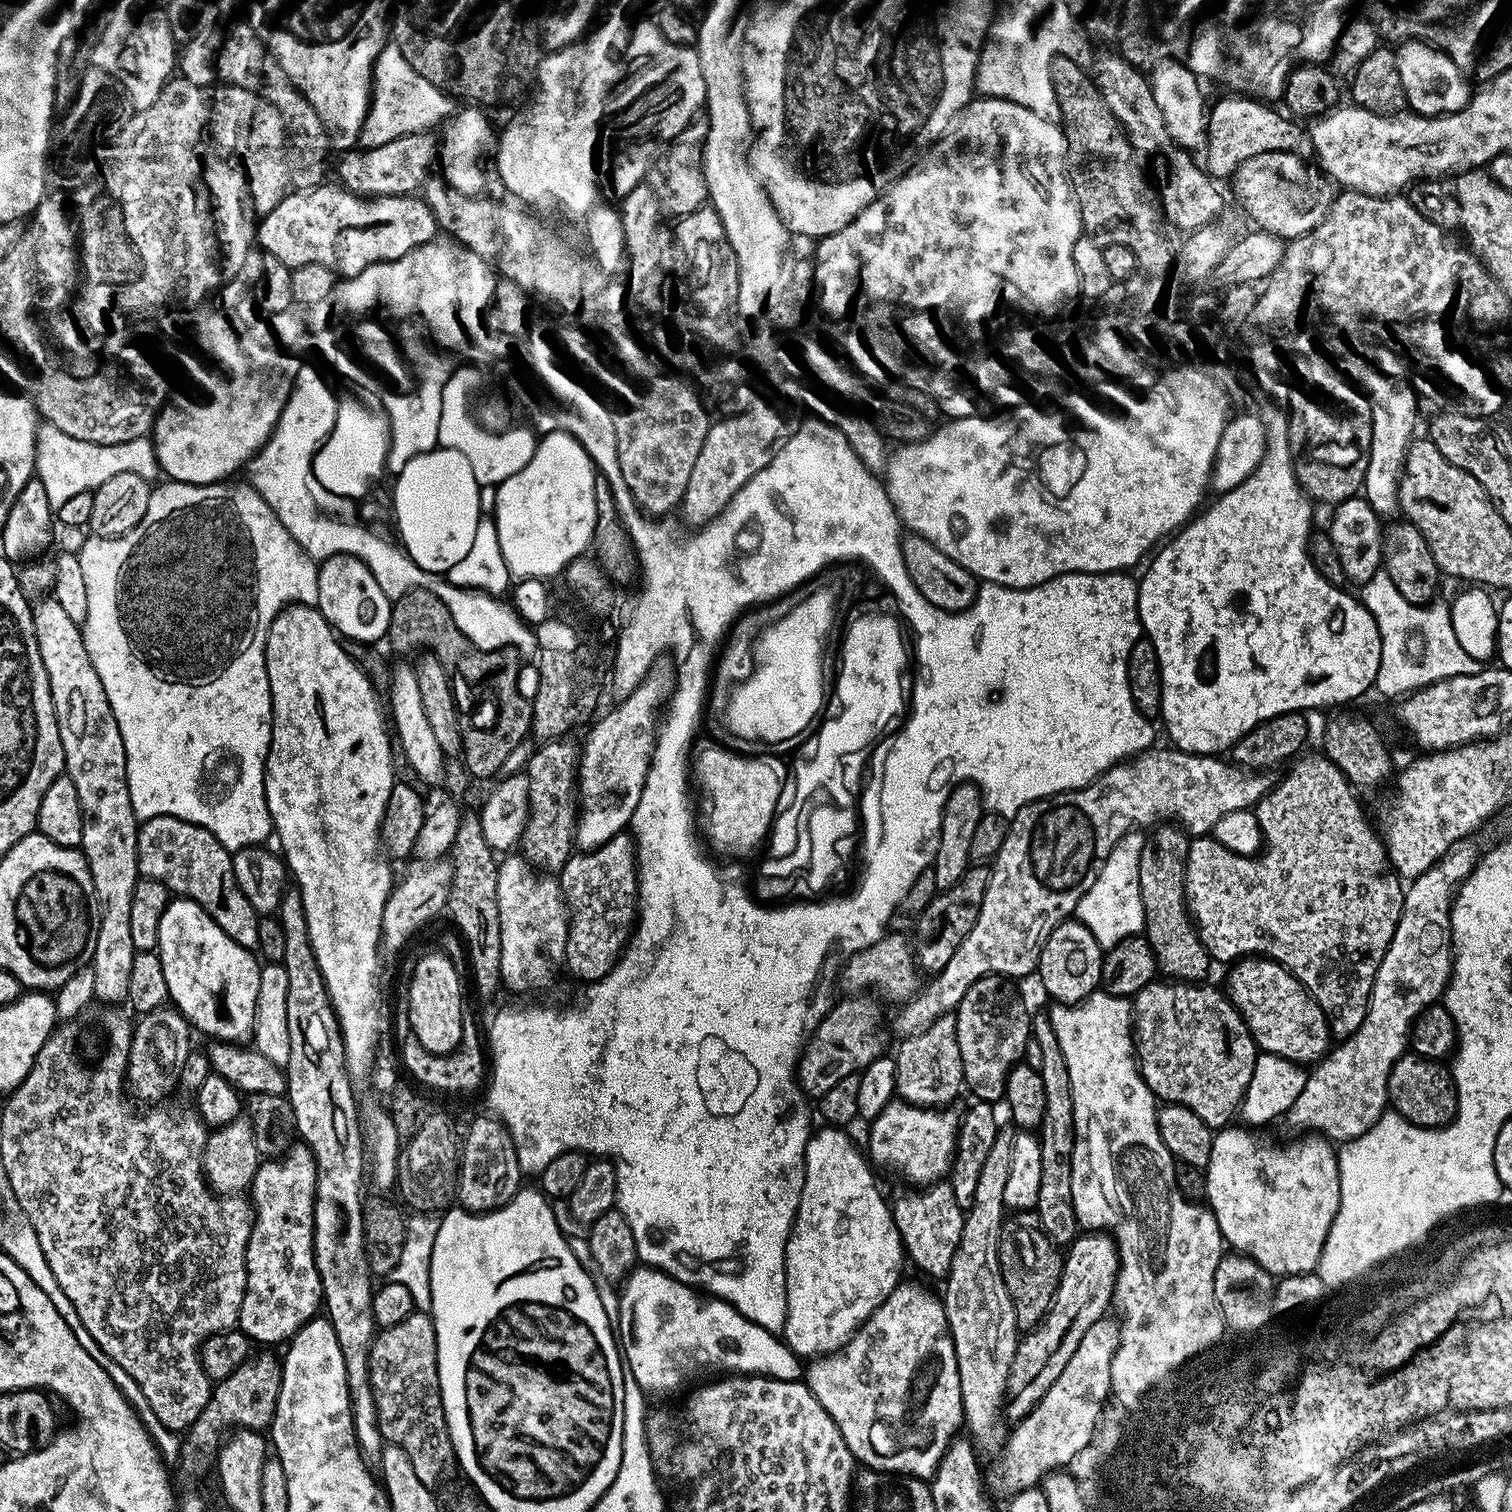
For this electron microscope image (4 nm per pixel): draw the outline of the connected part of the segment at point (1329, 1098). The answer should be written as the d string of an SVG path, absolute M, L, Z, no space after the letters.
M1472 838L1458 841L1438 863L1426 870L1426 874L1422 874L1405 887L1404 905L1398 918L1398 926L1394 930L1394 938L1382 958L1382 966L1378 966L1374 974L1374 986L1366 1018L1362 1018L1362 1026L1358 1026L1358 1030L1350 1039L1337 1043L1328 1055L1309 1071L1306 1086L1302 1086L1302 1094L1298 1094L1298 1102L1294 1102L1294 1106L1286 1114L1286 1121L1288 1120L1290 1127L1311 1130L1333 1142L1347 1142L1366 1134L1370 1126L1374 1126L1374 1122L1378 1122L1378 1118L1389 1107L1390 1070L1409 1047L1412 1024L1418 1018L1418 1014L1422 1014L1422 1010L1426 1010L1443 997L1448 981L1452 979L1452 901L1456 898L1457 888L1473 872L1477 860L1482 855L1482 848L1479 848L1476 842Z

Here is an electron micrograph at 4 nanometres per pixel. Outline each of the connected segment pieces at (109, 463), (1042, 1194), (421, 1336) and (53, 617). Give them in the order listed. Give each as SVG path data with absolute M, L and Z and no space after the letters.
M41 423L36 430L36 466L35 479L42 482L46 498L53 510L60 508L66 498L72 498L79 492L92 492L102 482L114 478L114 474L138 474L138 478L152 482L161 475L160 463L156 460L156 449L148 436L114 446L102 446L94 442L82 442L62 434L58 426Z
M1038 1014L1032 1016L1032 1039L1036 1040L1039 1049L1042 1050L1042 1064L1039 1068L1042 1078L1042 1094L1046 1096L1046 1110L1042 1110L1042 1122L1038 1129L1038 1139L1042 1150L1042 1183L1038 1185L1038 1202L1034 1209L1039 1227L1050 1237L1052 1243L1057 1246L1067 1246L1076 1239L1078 1225L1074 1214L1074 1198L1070 1194L1070 1178L1072 1177L1072 1159L1074 1158L1074 1098L1070 1090L1070 1070L1066 1070L1066 1058L1062 1058L1062 1048L1058 1046L1058 1040L1054 1038L1052 1024L1047 1015Z
M415 1311L406 1322L379 1329L372 1342L368 1369L380 1419L380 1433L388 1444L406 1450L412 1459L414 1474L418 1474L419 1480L428 1488L435 1489L448 1463L453 1463L454 1453L440 1397L436 1331L431 1315Z
M55 598L41 599L32 609L34 634L38 638L38 654L46 666L58 734L62 738L64 772L78 790L78 806L82 806L82 842L80 848L94 878L94 894L100 907L98 938L92 963L94 996L101 1005L116 1006L127 1001L130 990L130 969L137 951L130 935L130 902L134 902L136 881L141 879L138 838L140 829L130 802L126 778L126 746L114 718L114 710L106 698L102 678L90 662L81 627L66 615Z

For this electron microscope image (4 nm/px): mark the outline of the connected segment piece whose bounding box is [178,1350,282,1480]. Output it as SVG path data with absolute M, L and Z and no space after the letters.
M257 1351L249 1356L245 1364L238 1366L238 1370L230 1374L230 1378L219 1381L213 1387L212 1399L208 1401L200 1417L183 1433L178 1472L194 1475L200 1480L205 1475L204 1467L207 1464L209 1467L215 1461L216 1453L229 1433L242 1428L264 1430L271 1425L272 1419L276 1417L276 1403L282 1386L282 1364L272 1352L275 1351Z

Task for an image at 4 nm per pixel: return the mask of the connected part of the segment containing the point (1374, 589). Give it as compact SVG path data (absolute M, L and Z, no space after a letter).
M1382 570L1362 586L1362 603L1374 618L1380 635L1380 665L1376 675L1375 691L1384 696L1403 698L1428 684L1445 680L1458 674L1474 674L1480 671L1481 661L1470 658L1462 650L1458 638L1454 638L1454 626L1450 622L1447 603L1411 604L1394 590L1394 582Z

